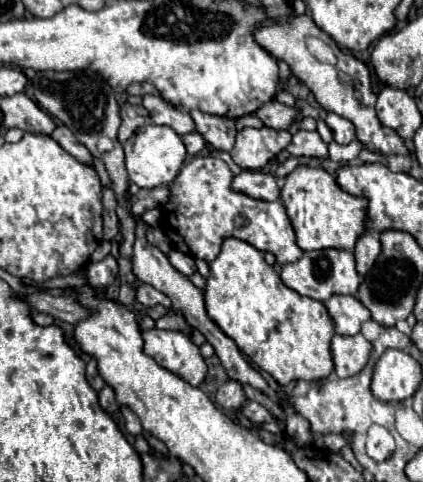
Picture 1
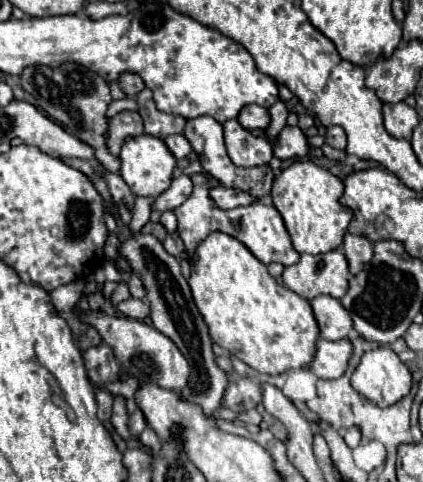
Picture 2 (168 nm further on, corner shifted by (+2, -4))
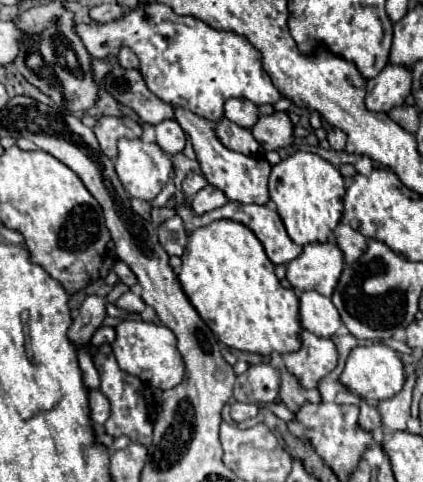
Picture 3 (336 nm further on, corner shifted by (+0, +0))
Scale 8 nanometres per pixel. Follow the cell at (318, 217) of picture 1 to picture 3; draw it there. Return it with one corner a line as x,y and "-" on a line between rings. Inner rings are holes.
295,152
273,166
269,176
269,196
295,244
305,246
309,242
327,242
343,214
345,182
339,170
319,154

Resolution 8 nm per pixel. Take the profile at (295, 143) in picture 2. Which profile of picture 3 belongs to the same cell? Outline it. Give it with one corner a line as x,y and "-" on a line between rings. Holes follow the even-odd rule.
285,112
259,116
251,132
255,140
263,146
263,150
279,150
291,146
293,142
293,124

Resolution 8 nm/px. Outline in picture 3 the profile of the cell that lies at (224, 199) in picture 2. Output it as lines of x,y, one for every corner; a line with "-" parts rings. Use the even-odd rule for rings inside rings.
205,186
203,190
199,190
191,200
189,200
189,206
193,210
193,214
201,216
201,214
207,214
215,208
221,208
225,202
229,202
225,198
225,194
221,190
217,190
215,186

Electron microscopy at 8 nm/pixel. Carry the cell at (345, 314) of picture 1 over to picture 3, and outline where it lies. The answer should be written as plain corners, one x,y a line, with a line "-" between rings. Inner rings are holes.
301,292
299,322
305,330
313,332
315,336
331,338
341,326
341,316
337,308
333,306
331,298
315,294
315,292

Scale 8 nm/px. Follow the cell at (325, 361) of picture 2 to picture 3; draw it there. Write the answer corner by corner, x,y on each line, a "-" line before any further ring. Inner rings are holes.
301,330
301,348
287,352
283,364
303,388
315,388
337,366
337,348
329,338

